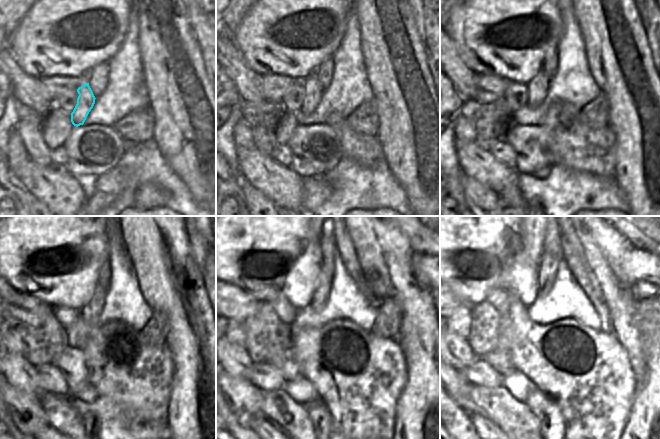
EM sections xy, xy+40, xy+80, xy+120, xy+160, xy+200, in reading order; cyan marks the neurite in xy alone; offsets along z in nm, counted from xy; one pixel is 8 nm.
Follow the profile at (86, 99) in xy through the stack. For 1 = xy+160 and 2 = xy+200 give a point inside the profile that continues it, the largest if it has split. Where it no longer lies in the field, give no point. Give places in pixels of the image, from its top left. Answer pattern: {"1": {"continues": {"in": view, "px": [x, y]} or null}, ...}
{"1": {"continues": {"in": "xy+160", "px": [319, 300]}}, "2": {"continues": {"in": "xy+200", "px": [541, 293]}}}

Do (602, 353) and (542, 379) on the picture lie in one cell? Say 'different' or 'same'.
same

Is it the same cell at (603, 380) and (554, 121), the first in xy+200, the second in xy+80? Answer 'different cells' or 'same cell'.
same cell

